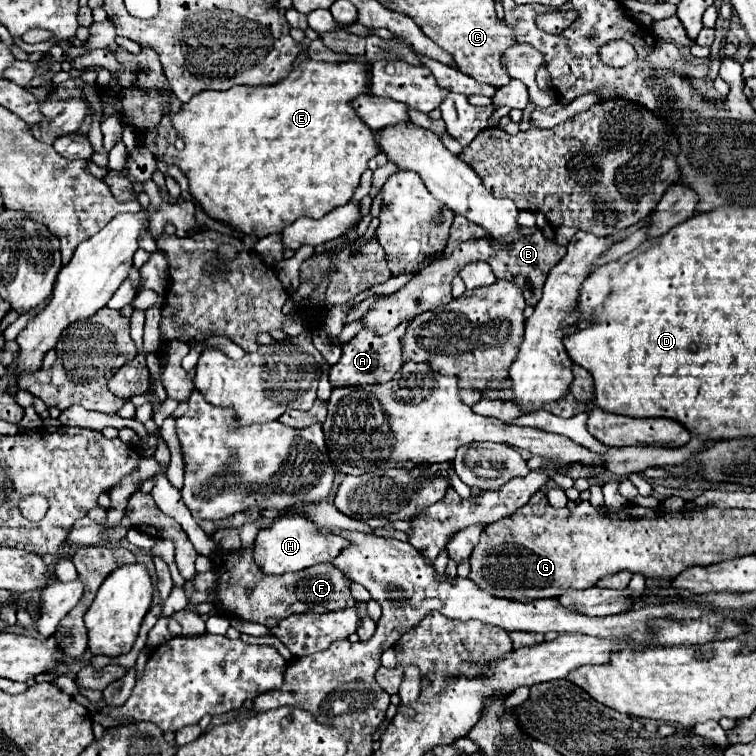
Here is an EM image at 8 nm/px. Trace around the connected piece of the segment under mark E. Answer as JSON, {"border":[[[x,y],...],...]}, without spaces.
{"border":[[[352,55],[344,63],[324,63],[324,61],[306,59],[298,67],[294,67],[286,79],[282,79],[274,85],[258,85],[258,87],[236,85],[228,91],[202,91],[202,93],[194,95],[194,99],[190,103],[182,105],[178,113],[164,115],[162,121],[152,131],[148,131],[144,135],[144,139],[136,138],[135,141],[137,144],[144,144],[144,147],[148,147],[152,151],[152,155],[164,159],[168,165],[178,165],[184,171],[184,175],[190,181],[190,193],[196,197],[196,201],[202,205],[202,209],[212,219],[224,221],[224,223],[240,229],[242,233],[254,233],[256,231],[258,237],[266,237],[270,233],[280,233],[284,227],[292,225],[302,215],[320,219],[326,213],[330,213],[334,207],[340,207],[342,203],[346,203],[354,195],[358,181],[360,181],[360,175],[368,169],[368,161],[372,157],[376,157],[380,151],[374,133],[364,123],[358,123],[358,115],[352,107],[354,97],[368,93],[370,83],[366,83],[366,79],[370,79],[370,63],[366,61],[366,57]]]}

